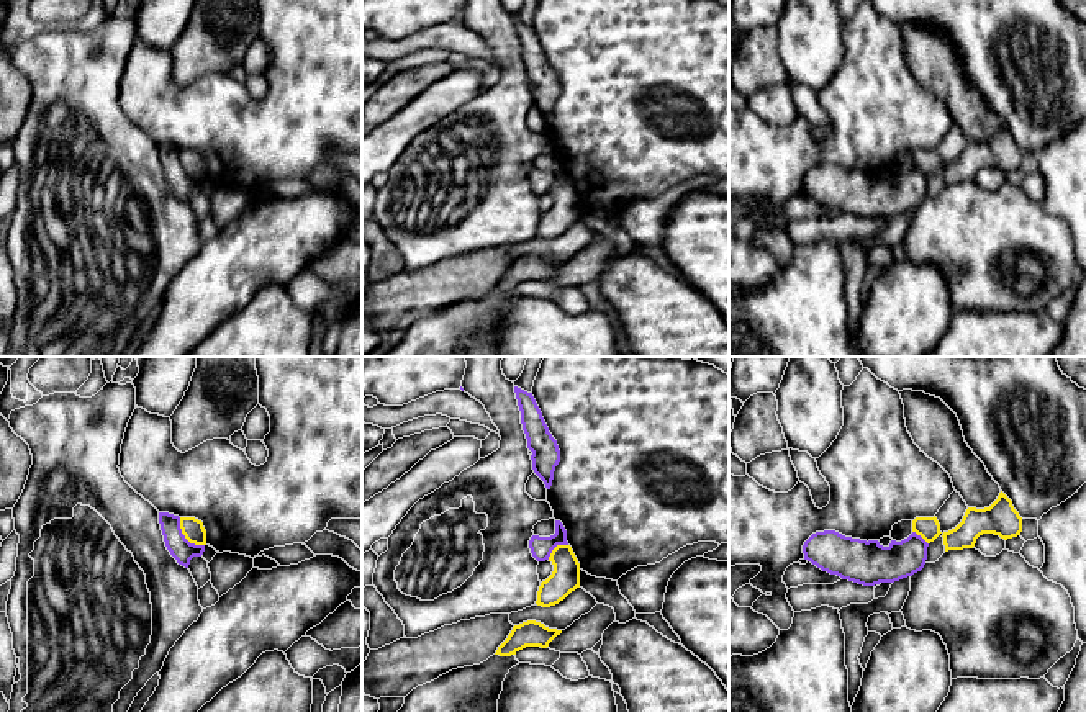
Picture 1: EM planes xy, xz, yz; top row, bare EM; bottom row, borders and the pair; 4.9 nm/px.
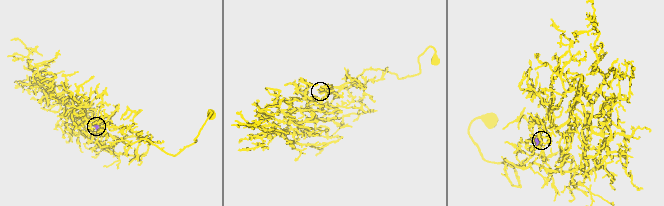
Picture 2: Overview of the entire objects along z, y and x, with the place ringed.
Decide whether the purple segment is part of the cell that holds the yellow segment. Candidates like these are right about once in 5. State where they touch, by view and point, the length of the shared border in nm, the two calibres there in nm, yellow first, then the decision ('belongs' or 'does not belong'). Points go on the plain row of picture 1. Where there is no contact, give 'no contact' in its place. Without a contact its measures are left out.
meets yellow in xy at (185, 171); contact 190 nm long; 110 nm thick on the yellow side, 110 nm on the other; does not belong

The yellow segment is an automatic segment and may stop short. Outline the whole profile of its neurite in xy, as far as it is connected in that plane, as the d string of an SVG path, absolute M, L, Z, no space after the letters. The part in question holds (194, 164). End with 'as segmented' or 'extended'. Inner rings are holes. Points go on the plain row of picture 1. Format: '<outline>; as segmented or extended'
M180 151L180 162L190 177L206 178L206 164L201 154L195 151Z; as segmented

